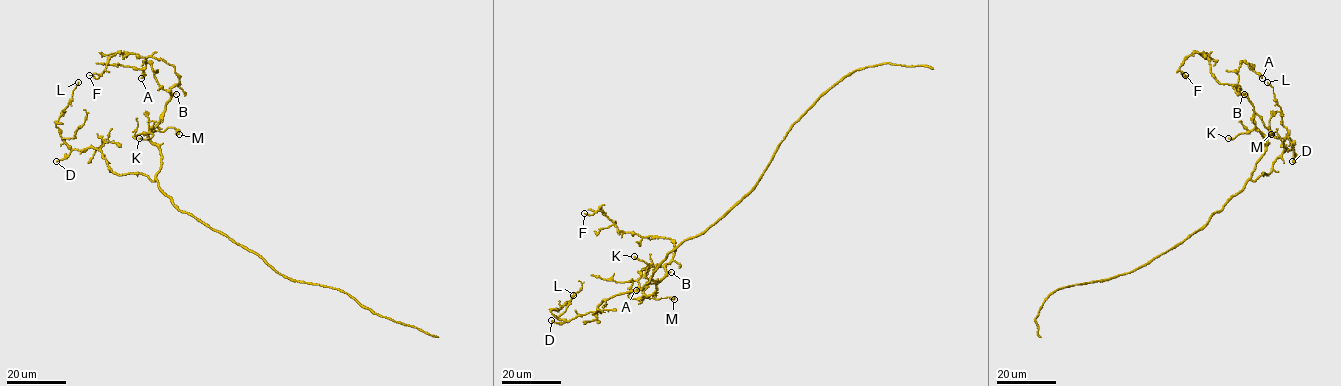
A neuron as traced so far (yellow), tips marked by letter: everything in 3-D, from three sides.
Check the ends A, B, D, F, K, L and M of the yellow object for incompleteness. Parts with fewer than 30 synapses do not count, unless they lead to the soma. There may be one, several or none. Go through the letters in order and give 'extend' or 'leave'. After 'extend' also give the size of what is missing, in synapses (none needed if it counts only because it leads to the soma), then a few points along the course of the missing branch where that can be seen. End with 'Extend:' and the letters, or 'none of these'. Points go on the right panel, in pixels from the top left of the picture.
A: leave
B: leave
D: leave
F: leave
K: leave
L: leave
M: leave
Extend: none of these

